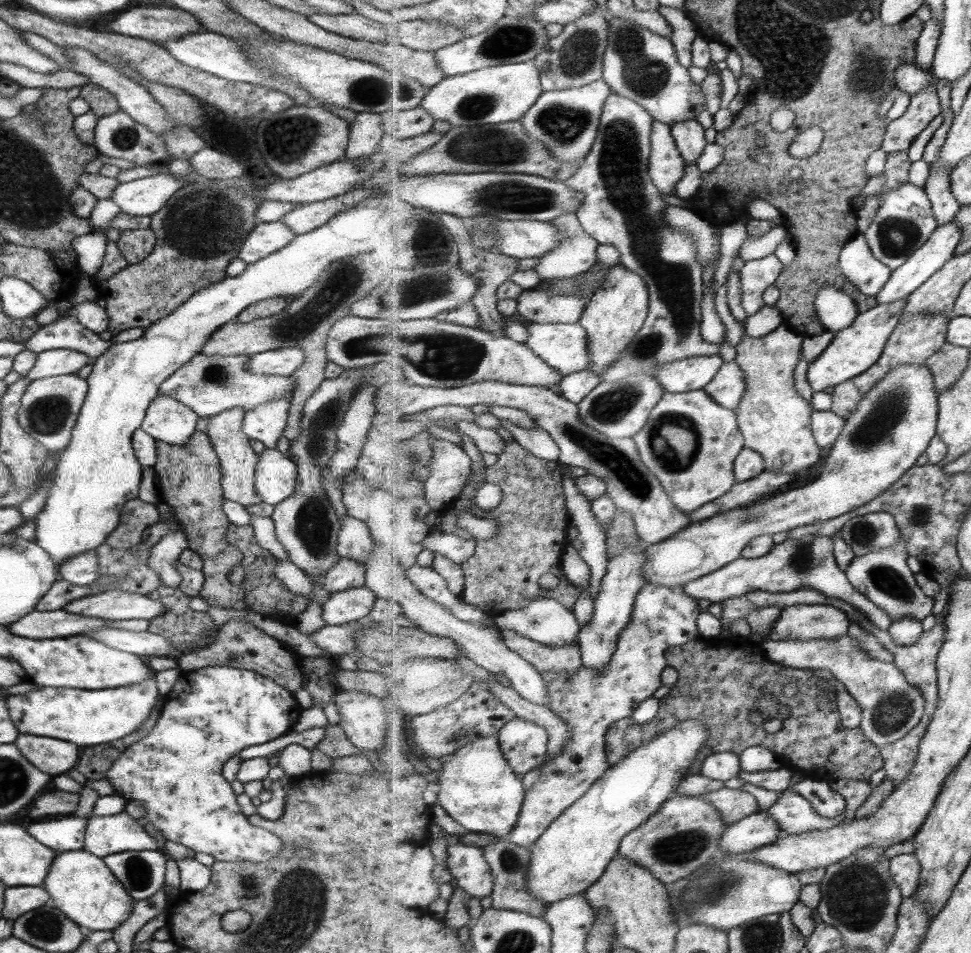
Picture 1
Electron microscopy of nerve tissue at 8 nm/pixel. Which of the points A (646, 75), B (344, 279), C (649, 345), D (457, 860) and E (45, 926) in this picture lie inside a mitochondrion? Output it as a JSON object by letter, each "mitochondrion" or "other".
{"A":"mitochondrion","B":"mitochondrion","C":"mitochondrion","D":"other","E":"mitochondrion"}

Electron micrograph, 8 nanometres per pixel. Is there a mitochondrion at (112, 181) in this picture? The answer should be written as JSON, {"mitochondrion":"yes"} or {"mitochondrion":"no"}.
{"mitochondrion":"no"}

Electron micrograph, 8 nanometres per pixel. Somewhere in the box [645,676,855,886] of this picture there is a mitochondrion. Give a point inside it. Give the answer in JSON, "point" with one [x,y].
{"point":[686,844]}

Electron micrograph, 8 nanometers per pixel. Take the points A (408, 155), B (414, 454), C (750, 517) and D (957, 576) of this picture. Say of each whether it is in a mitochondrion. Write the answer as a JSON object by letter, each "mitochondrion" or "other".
{"A":"other","B":"mitochondrion","C":"mitochondrion","D":"other"}

